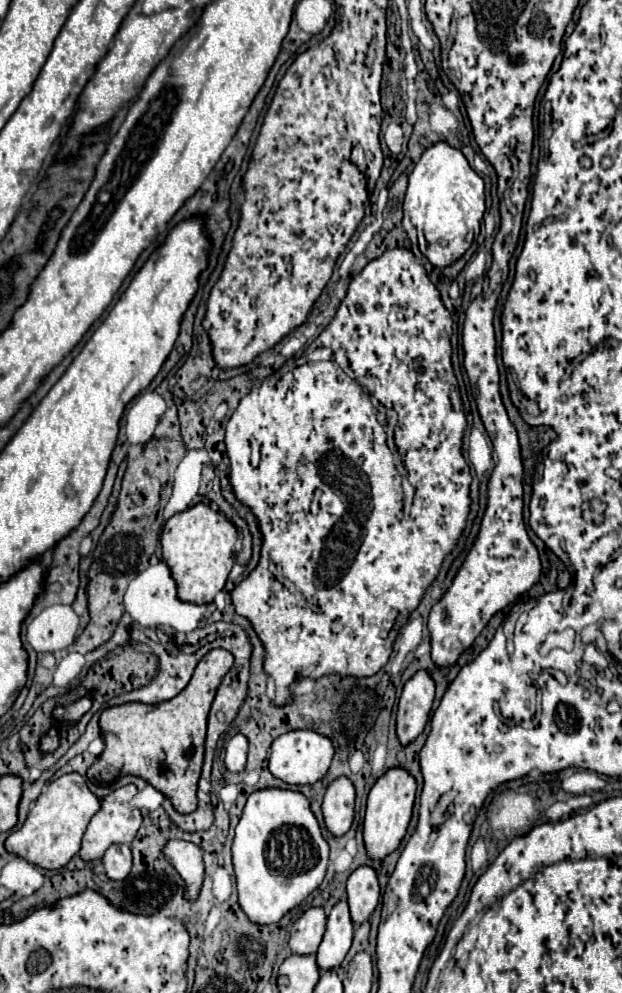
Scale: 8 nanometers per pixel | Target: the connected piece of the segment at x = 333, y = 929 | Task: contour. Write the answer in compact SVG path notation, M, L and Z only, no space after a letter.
M342 898L328 914L326 934L316 952L318 968L328 970L340 966L352 946L352 936L354 936L354 922L350 918L348 902Z

